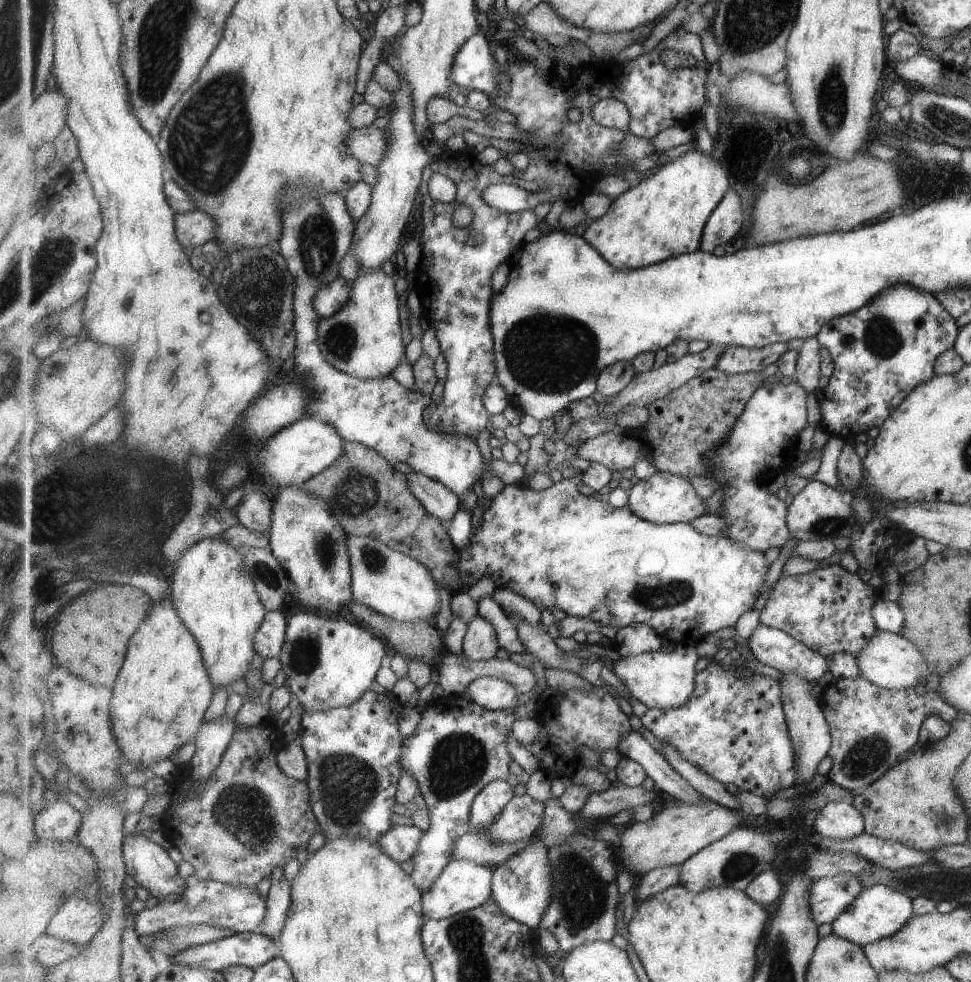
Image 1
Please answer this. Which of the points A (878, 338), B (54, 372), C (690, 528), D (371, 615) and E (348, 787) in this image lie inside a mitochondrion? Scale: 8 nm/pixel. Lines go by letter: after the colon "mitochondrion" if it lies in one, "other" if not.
A: mitochondrion
B: mitochondrion
C: other
D: other
E: mitochondrion

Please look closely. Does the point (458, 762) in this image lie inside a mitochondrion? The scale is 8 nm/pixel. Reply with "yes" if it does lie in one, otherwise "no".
yes

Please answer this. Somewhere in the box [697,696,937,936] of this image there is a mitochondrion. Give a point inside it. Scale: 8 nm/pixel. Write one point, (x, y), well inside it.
(867, 754)

